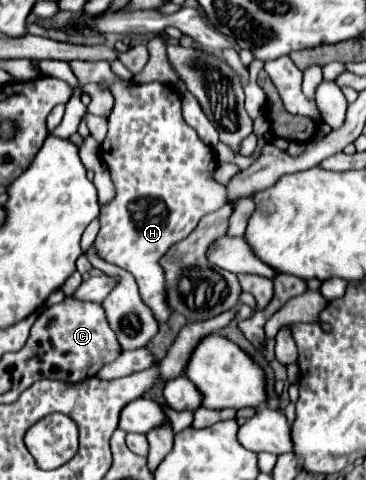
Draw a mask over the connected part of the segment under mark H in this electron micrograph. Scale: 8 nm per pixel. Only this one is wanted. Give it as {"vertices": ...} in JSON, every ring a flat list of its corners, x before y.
{"vertices":[[70,61,70,65,82,85,102,81,114,95,114,107,108,116,108,133,100,147,100,157,110,171,116,195,100,207,100,231,94,241,96,253,104,261,130,271,138,283,144,303,150,305,154,317,158,321,166,321,170,311,164,297,164,273,160,271,158,261,176,241,188,237,204,215,224,205,224,185,216,185,216,181,212,181,212,171,216,169,214,151,210,145,202,143,198,133,182,119,180,95,172,87,162,83,138,85,124,81,112,71,110,61]]}

